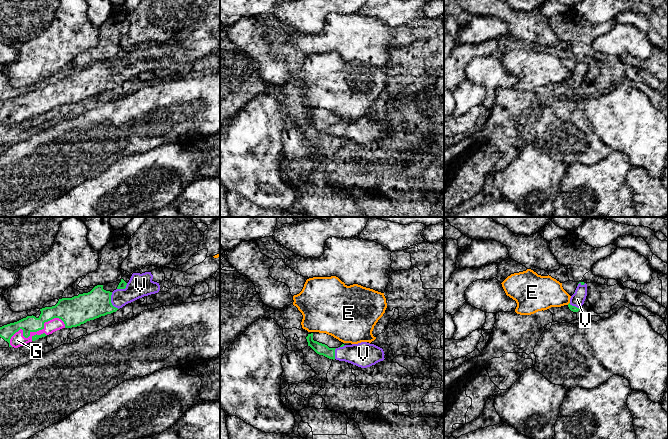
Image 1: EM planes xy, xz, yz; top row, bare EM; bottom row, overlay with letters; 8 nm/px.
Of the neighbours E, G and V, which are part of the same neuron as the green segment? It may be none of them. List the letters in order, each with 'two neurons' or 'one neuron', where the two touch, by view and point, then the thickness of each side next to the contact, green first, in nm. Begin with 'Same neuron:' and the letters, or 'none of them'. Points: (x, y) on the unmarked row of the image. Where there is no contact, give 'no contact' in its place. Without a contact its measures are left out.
Same neuron: G, V
E: two neurons; no contact
G: one neuron; contact xy (33, 107); calibres 130 and 110 nm
V: one neuron; contact xy (110, 77); calibres 220 and 170 nm

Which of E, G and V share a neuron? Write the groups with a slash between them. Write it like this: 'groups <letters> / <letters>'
groups E / G V

